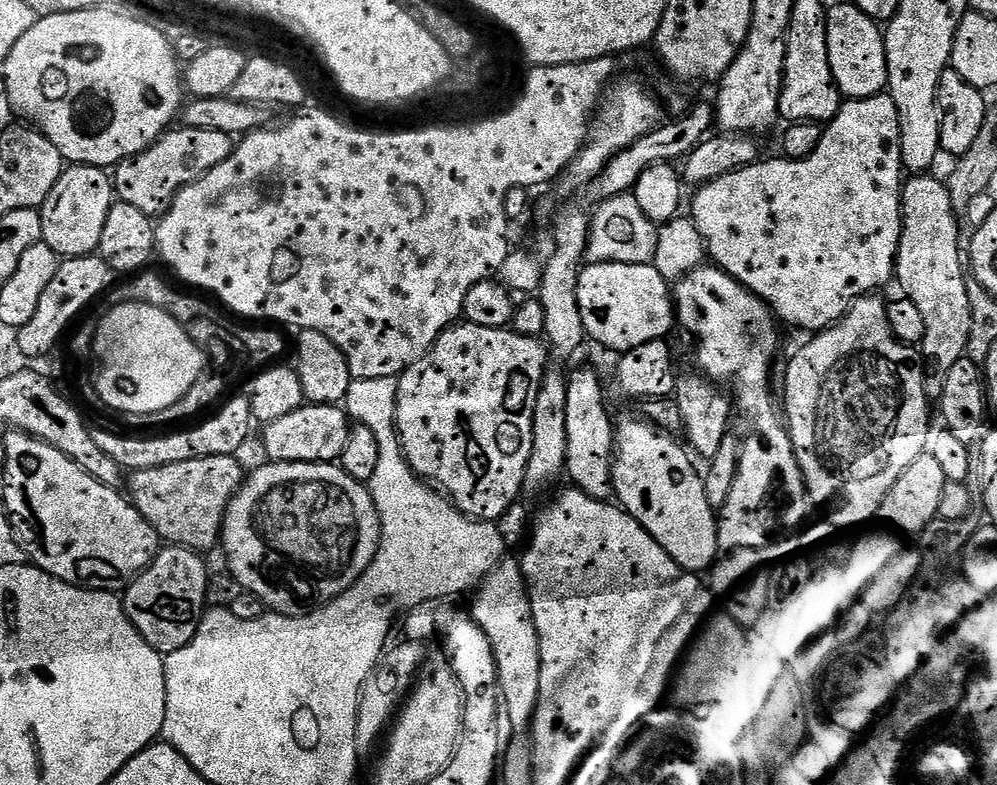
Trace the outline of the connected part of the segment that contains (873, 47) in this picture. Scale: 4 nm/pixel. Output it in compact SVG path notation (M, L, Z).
M855 3L831 5L828 8L828 57L830 70L834 74L834 82L840 87L841 97L849 100L861 100L871 96L879 96L888 86L888 63L884 49L884 33L881 25L871 20Z

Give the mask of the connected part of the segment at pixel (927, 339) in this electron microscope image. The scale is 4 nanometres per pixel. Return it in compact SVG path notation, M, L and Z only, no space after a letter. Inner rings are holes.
M916 174L908 179L903 181L900 194L902 223L894 280L900 283L904 291L901 293L906 299L918 306L922 322L926 322L922 345L923 355L926 360L928 355L927 363L930 365L926 372L926 387L929 401L936 402L942 394L950 366L965 359L970 339L971 312L967 297L966 264L962 259L962 248L960 252L961 221L951 206L950 194L943 179L935 180L932 174Z

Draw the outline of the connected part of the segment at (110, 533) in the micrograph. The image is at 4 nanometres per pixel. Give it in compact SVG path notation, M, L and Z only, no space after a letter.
M12 430L7 434L9 436L2 440L2 447L6 450L6 458L2 461L2 502L12 523L14 538L18 546L22 546L25 557L35 567L67 584L79 584L82 588L93 588L95 592L123 593L156 557L158 537L150 522L146 522L146 518L142 518L140 511L123 495L120 497L117 489L102 486L102 482L86 474L82 466L66 458L62 450L54 450L54 446L36 440L26 432Z

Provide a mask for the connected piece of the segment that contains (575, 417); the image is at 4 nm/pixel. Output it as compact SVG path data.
M580 368L568 376L566 390L566 476L575 487L595 500L608 500L612 491L612 461L616 434L608 417L604 384L592 368Z

